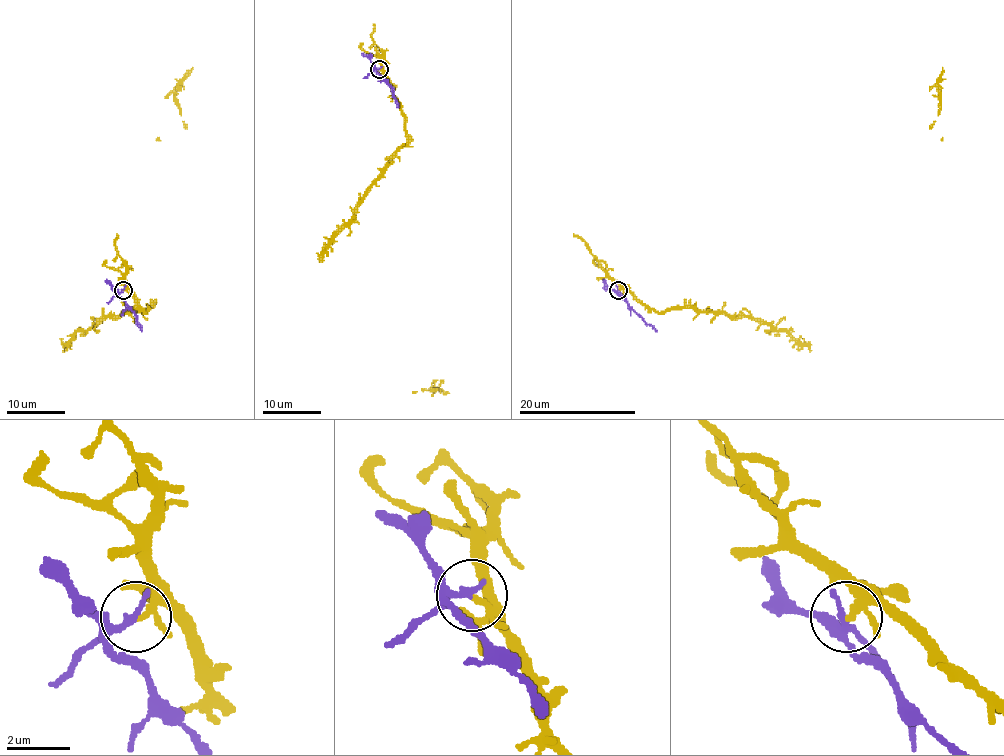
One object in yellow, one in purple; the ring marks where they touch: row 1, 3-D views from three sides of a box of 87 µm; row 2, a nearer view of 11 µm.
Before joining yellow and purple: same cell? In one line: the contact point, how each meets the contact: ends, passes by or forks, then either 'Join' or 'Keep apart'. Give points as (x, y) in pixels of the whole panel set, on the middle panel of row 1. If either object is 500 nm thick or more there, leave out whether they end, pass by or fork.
Place: (379, 69). At the ring yellow passes by. At the ring purple ends. Keep apart

